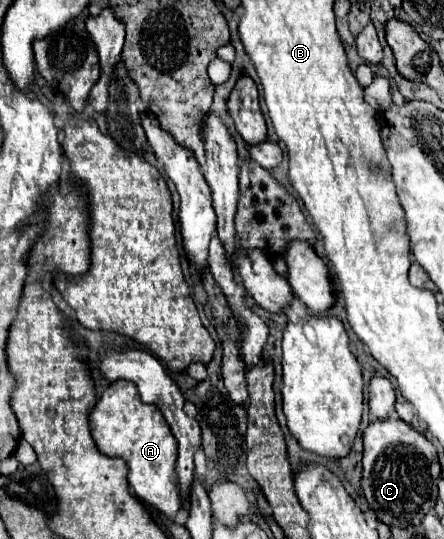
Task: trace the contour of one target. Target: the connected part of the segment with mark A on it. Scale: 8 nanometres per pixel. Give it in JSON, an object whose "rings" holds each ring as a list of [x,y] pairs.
{"rings":[[[116,380],[116,384],[110,384],[90,410],[90,430],[104,454],[120,456],[126,460],[130,468],[128,482],[136,496],[174,520],[182,506],[174,472],[178,444],[162,412],[154,404],[144,404],[140,400],[136,384],[128,384],[126,380]]]}

